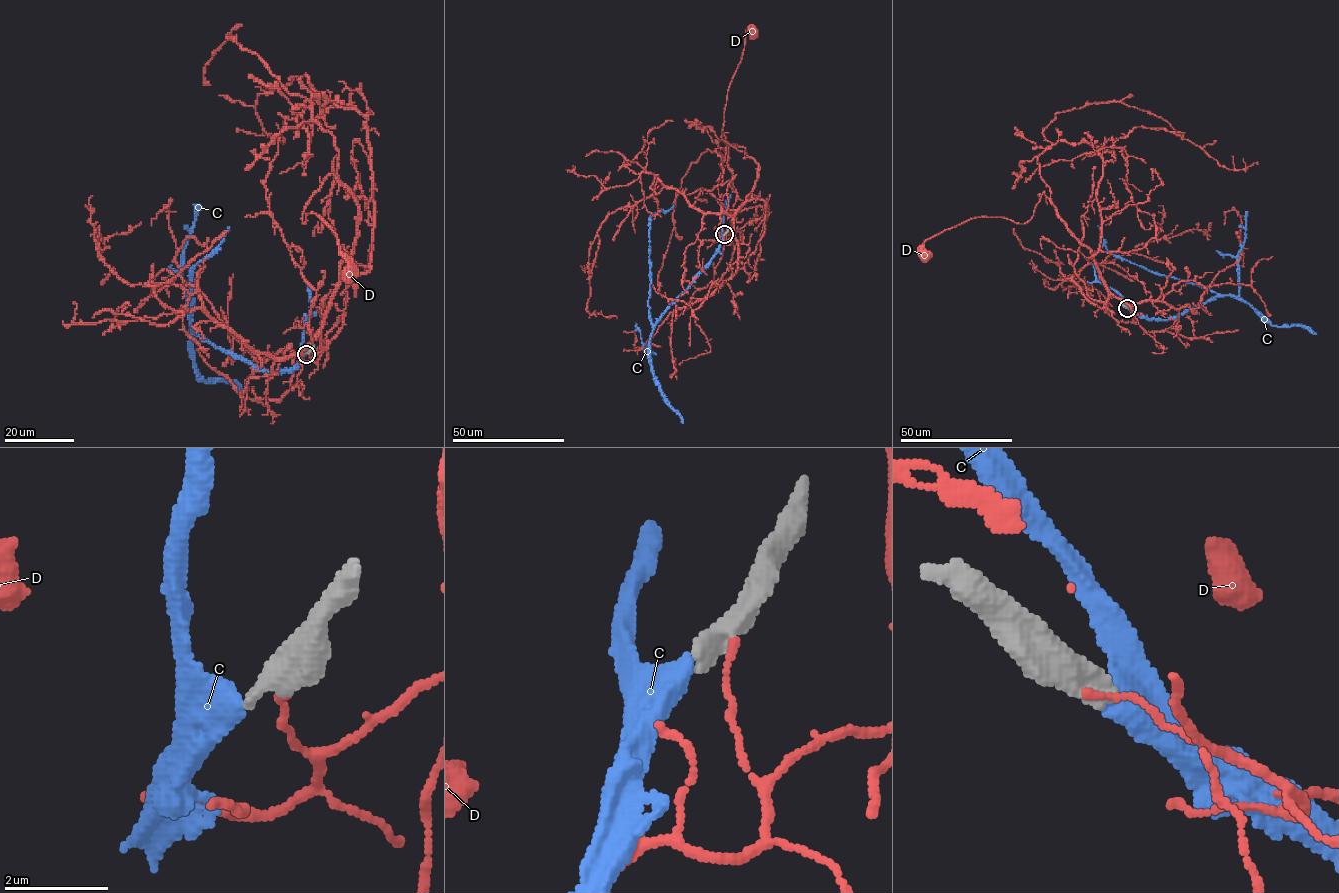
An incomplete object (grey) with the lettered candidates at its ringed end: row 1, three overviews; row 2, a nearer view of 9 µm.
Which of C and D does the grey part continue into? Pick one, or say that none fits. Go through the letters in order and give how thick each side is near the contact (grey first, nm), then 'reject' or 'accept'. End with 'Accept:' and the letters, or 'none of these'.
C: 360 nm thick on the grey side, 550 nm on the other; accept
D: 600 nm thick on the grey side, 110 nm on the other; reject
Accept: C

